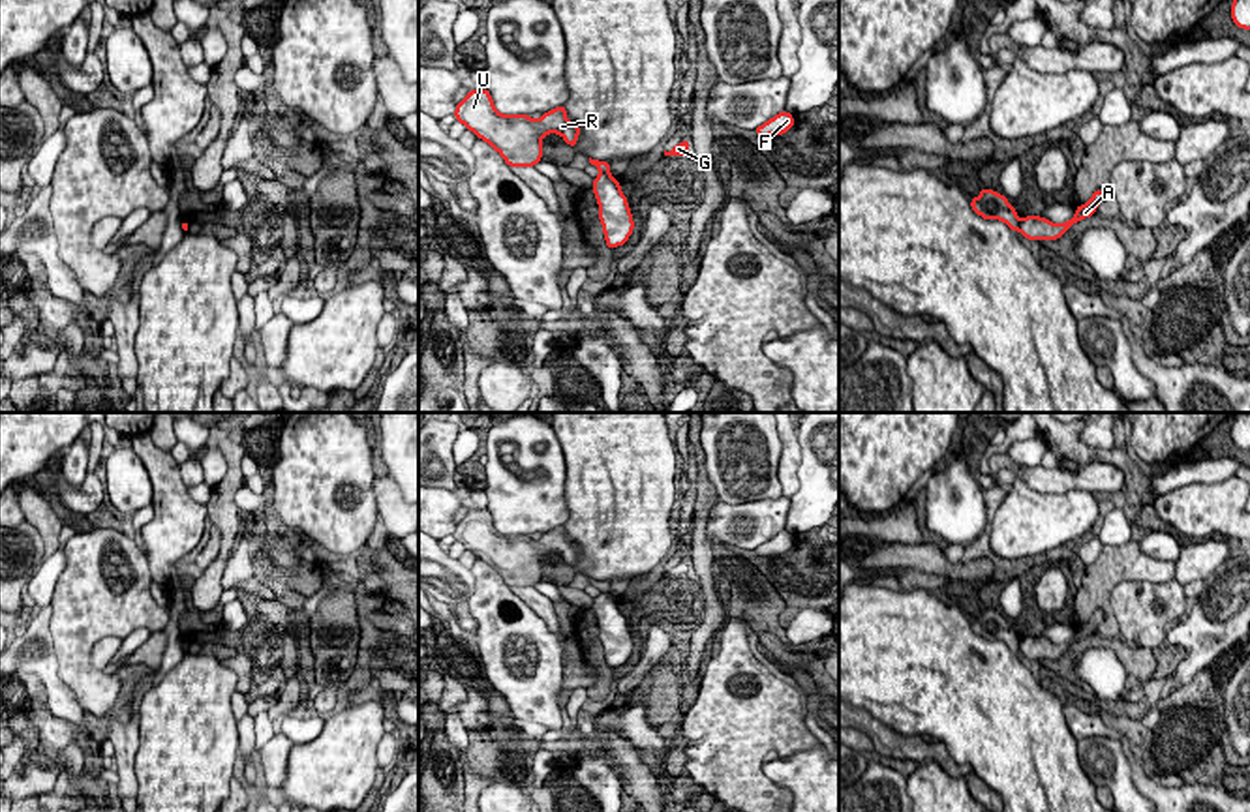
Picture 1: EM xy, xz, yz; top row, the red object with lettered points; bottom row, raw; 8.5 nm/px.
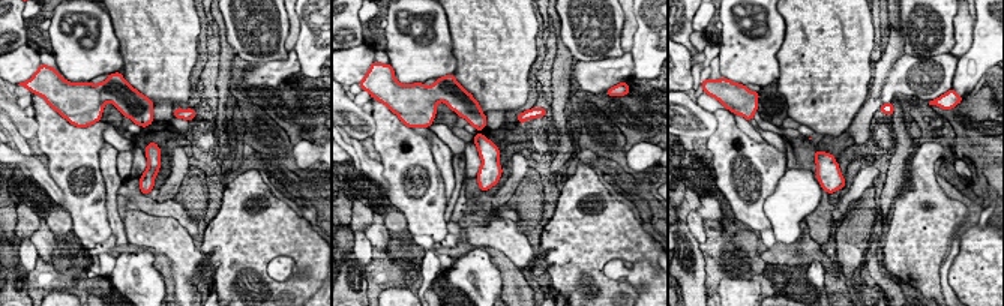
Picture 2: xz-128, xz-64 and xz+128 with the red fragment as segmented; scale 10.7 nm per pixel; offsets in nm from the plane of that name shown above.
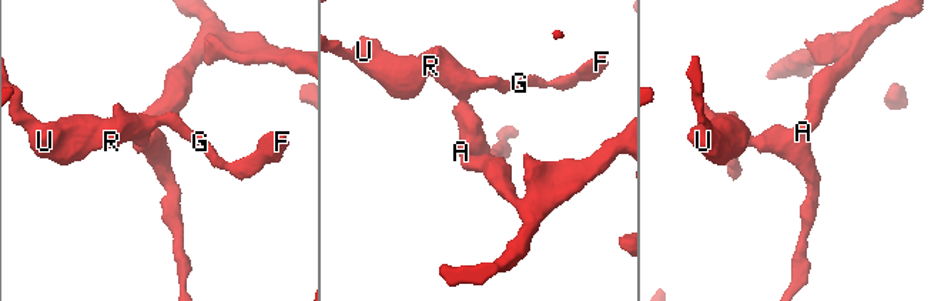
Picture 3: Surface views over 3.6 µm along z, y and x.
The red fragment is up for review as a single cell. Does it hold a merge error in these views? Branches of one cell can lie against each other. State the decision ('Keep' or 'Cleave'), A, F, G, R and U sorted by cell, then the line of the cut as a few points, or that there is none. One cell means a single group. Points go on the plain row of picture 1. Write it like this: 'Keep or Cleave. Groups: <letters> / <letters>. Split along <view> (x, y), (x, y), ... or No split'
Cleave. Groups: A / F G R U. Split along yz (1018, 642), (1020, 647)

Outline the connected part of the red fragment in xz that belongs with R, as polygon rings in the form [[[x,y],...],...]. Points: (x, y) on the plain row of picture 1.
[[[486,508],[469,510],[456,525],[454,538],[497,570],[509,587],[535,587],[542,579],[542,557],[548,553],[561,555],[572,568],[582,553],[578,544],[567,540],[565,525],[539,540],[529,534],[507,536],[494,527]]]

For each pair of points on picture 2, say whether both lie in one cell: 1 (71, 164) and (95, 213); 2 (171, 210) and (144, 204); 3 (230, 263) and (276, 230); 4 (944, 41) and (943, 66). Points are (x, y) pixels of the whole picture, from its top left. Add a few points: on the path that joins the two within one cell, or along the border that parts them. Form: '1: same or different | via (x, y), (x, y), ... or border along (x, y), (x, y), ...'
1: same | via (66, 177), (69, 192), (81, 200)
2: same | via (165, 209), (150, 206)
3: same | via (242, 251), (264, 230)
4: different | border along (949, 51), (931, 56), (910, 56)

